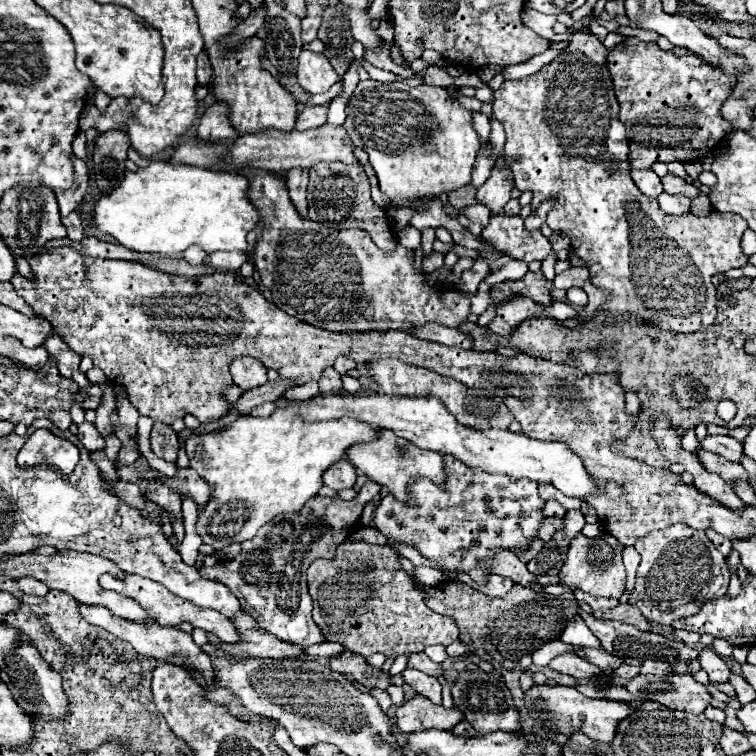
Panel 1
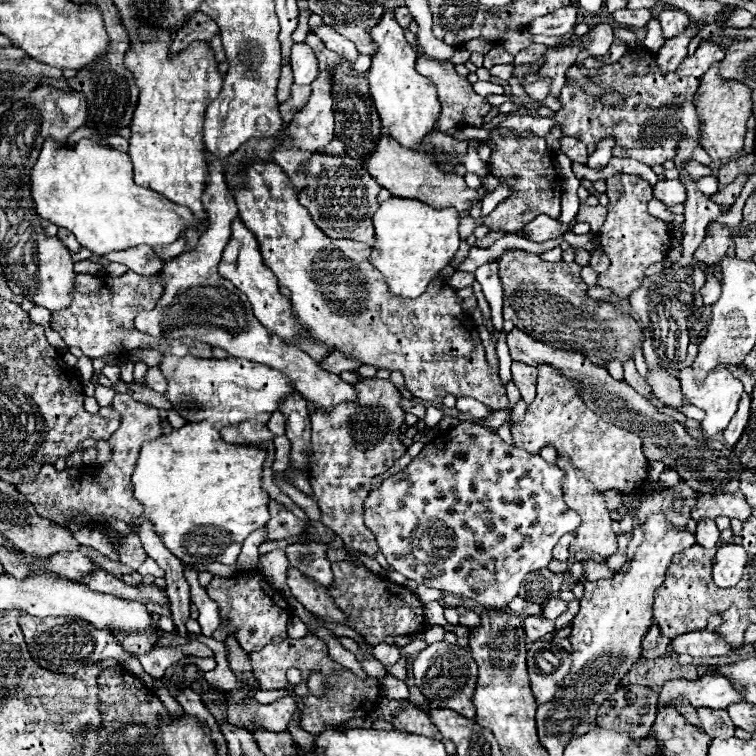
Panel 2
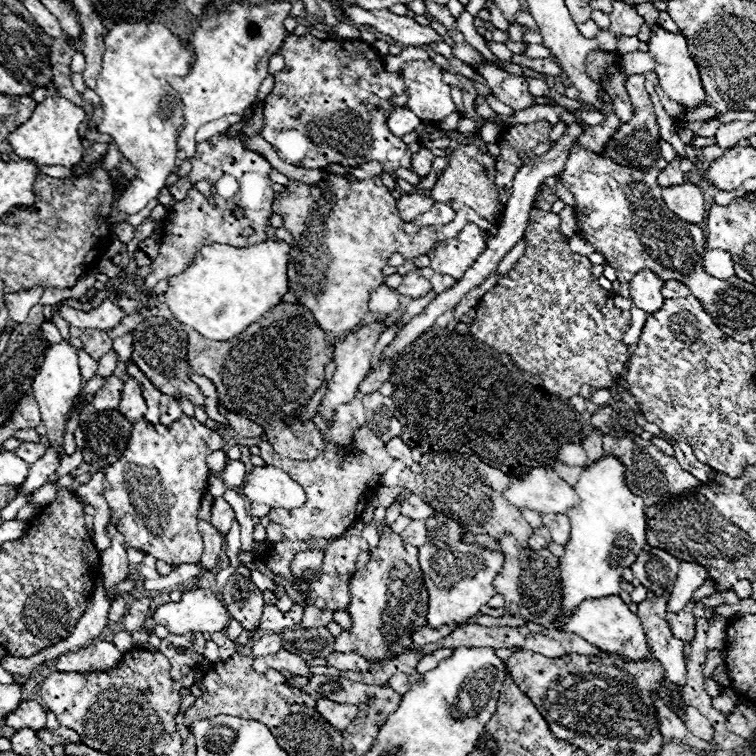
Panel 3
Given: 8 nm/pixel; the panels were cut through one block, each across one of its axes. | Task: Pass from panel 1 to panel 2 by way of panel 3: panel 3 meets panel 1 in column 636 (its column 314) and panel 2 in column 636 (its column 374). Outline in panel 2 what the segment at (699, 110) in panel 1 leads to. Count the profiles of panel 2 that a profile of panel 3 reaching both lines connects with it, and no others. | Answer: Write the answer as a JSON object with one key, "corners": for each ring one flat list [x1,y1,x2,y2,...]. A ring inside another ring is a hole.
{"corners":[[702,42,694,56,688,56,676,72,662,72,656,62,652,60,652,52,648,50,628,50,616,64,602,66,602,68,578,68,572,66,566,72,568,86,562,88,560,100,564,104,562,110,556,112,554,118,540,118,540,116,510,116,502,120,496,130,502,136,518,136,526,138,530,134,534,136,546,136,556,124,562,128,564,136,572,136,582,140,584,144,596,144,604,136,612,136,616,140,614,156,618,158,634,158,638,162,662,164,666,160,672,160,676,156,678,142,682,136,692,136,700,140,700,124,694,110,694,94,698,92,702,74,718,60,724,58,724,48,712,42],[584,82,594,82,604,86,606,92,618,92,624,96,624,104,616,108,602,106,602,98,594,100,588,98,578,86]]}

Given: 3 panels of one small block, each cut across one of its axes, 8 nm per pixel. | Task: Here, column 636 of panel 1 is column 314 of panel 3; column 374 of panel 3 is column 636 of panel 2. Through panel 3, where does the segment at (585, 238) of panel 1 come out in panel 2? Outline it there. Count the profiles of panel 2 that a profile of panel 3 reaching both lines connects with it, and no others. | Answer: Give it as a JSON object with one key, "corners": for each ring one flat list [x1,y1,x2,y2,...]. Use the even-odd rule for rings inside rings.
{"corners":[[620,174,616,178,608,178,606,186,608,186,606,194,610,198,608,218,598,236,604,254,610,258,610,268,604,274,600,274,598,286,610,288,616,296,628,298,638,288,638,284,642,284,644,270,650,264,662,262,666,258,666,252,670,248,670,236,666,230,666,222,648,214,652,186,646,180,638,176]]}

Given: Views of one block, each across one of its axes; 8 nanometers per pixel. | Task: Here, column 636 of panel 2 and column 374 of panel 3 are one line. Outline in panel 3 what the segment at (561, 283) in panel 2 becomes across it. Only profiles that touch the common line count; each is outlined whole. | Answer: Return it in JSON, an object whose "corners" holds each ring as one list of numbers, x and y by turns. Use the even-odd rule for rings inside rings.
{"corners":[[374,322,374,324,368,324,368,326,362,326,360,330,356,332,348,332,344,334,340,340,336,338,334,342,334,362,336,362,336,372,332,376,332,380,328,382,328,390,322,398,322,404,318,408,318,414,324,416,326,422,332,422,332,416,334,416,334,408,338,404,348,404,354,396,356,396,356,390,360,386,360,382,366,378,366,372,370,368,370,358,372,358,372,352,374,352,374,346,380,338,380,334,384,332,386,328,386,322]]}

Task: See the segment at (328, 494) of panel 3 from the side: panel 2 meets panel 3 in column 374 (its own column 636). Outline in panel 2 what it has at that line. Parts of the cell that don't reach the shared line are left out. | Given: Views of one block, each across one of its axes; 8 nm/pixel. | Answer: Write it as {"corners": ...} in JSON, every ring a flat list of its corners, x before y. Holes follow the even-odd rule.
{"corners":[[542,364,538,368,538,394,528,406,524,420,512,426,514,446,536,454,542,446,552,444,558,452,566,452,572,458,572,464,582,470,584,476,598,490,618,490,622,494,640,492,646,486,648,476,648,460,642,454,640,436,616,428,598,418,592,410,588,410,576,394,576,380,564,378,560,370,548,364]]}

